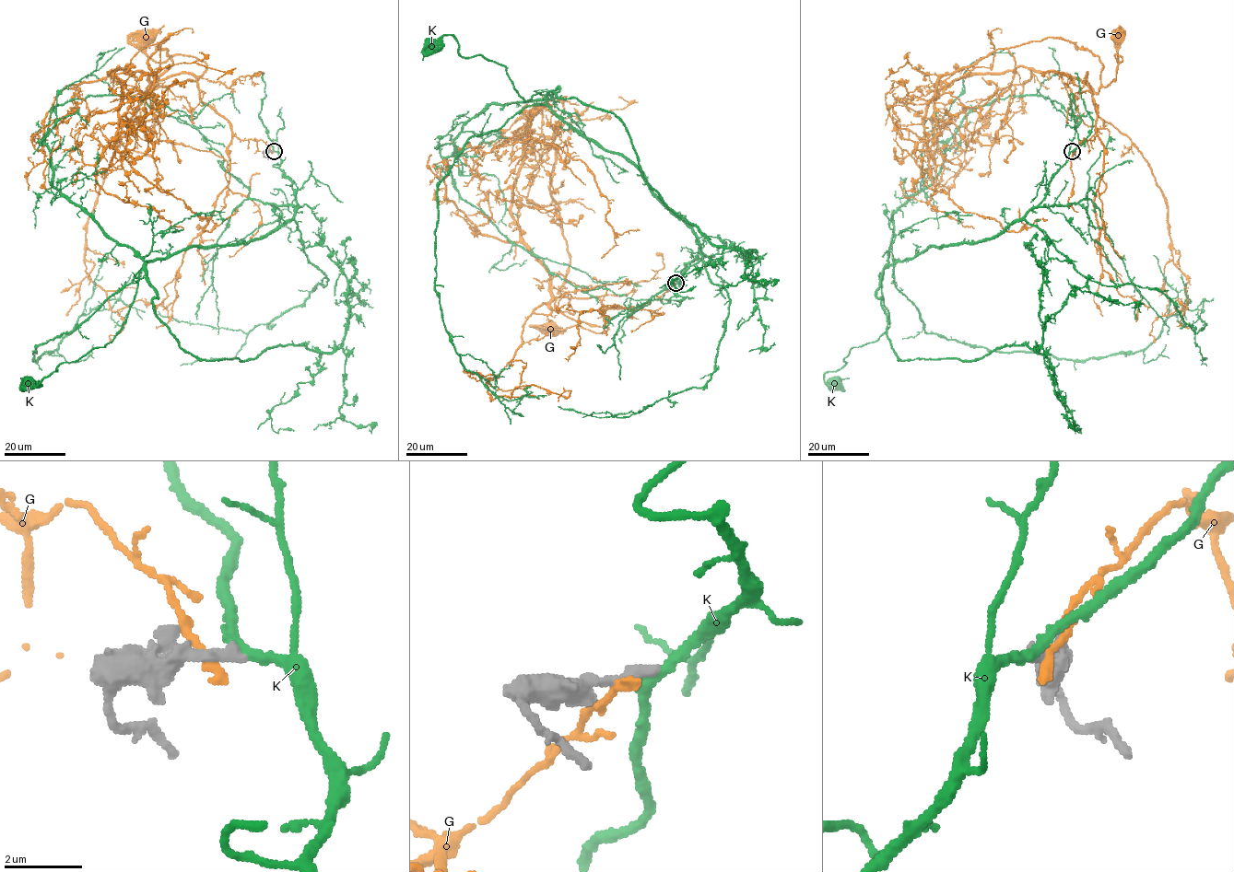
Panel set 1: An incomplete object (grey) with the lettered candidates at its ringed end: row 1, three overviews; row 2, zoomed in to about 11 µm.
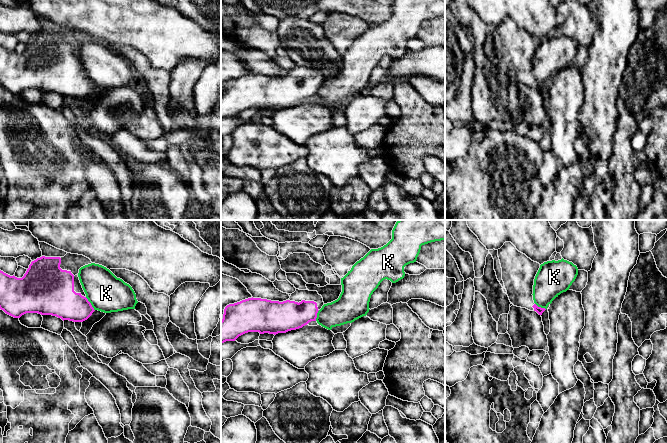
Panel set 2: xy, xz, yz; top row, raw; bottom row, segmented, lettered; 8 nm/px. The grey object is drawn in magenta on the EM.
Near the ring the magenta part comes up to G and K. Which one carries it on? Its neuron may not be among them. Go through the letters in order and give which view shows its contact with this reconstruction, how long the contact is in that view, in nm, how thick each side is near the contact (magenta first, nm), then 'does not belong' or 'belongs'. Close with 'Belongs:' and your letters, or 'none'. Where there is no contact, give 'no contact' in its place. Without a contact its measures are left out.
G: no contact; does not belong
K: contact in xy; length 130 nm; calibres 260 and 300 nm; does not belong
Belongs: none

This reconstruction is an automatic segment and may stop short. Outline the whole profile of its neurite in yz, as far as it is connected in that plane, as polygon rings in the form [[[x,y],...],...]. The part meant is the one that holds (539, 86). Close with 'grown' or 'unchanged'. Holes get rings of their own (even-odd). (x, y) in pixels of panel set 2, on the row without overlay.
[[[505,18],[504,21],[498,25],[498,33],[502,44],[502,56],[510,78],[514,82],[536,87],[539,91],[542,91],[546,85],[538,83],[534,79],[532,71],[534,55],[540,44],[540,40],[519,28],[511,18]]]; grown

